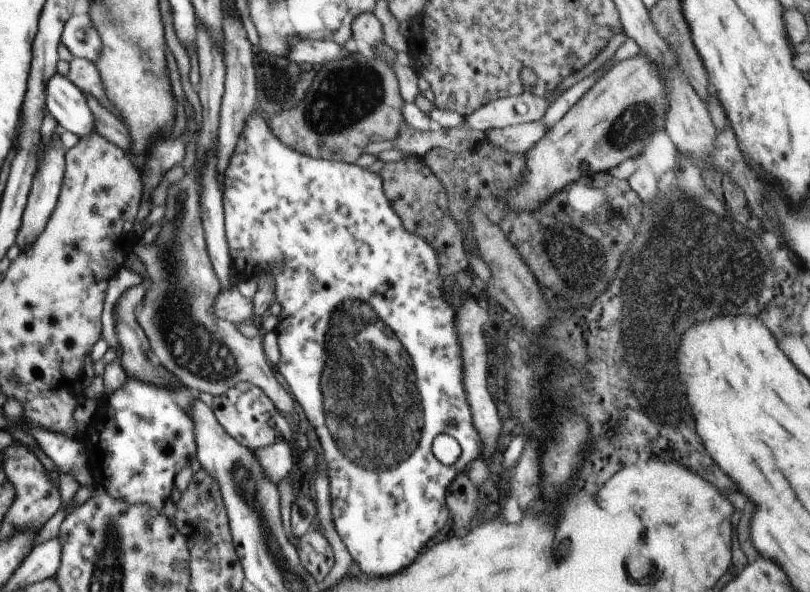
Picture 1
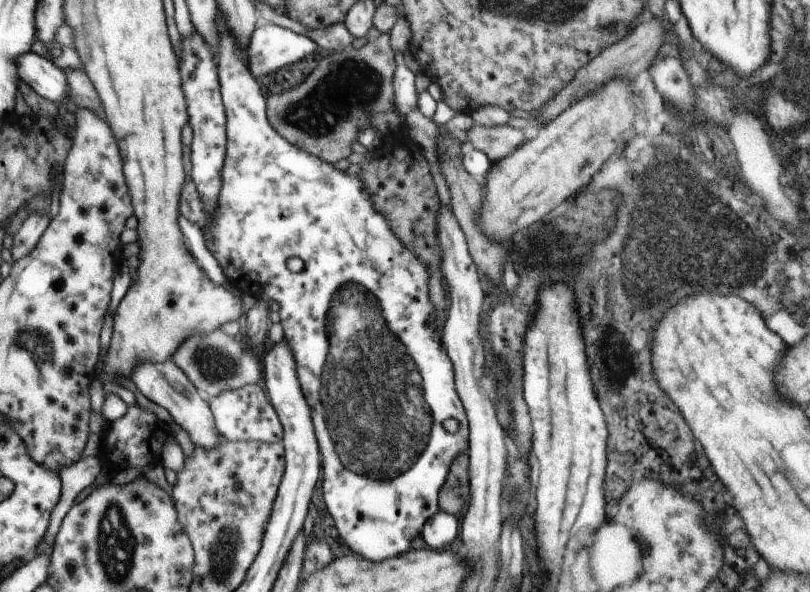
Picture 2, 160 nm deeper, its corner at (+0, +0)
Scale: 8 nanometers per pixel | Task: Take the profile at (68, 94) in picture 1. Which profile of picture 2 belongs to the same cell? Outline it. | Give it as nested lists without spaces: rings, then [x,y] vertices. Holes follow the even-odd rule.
[[[30,50],[15,58],[15,67],[17,76],[40,96],[55,104],[68,100],[65,72],[53,61]]]

